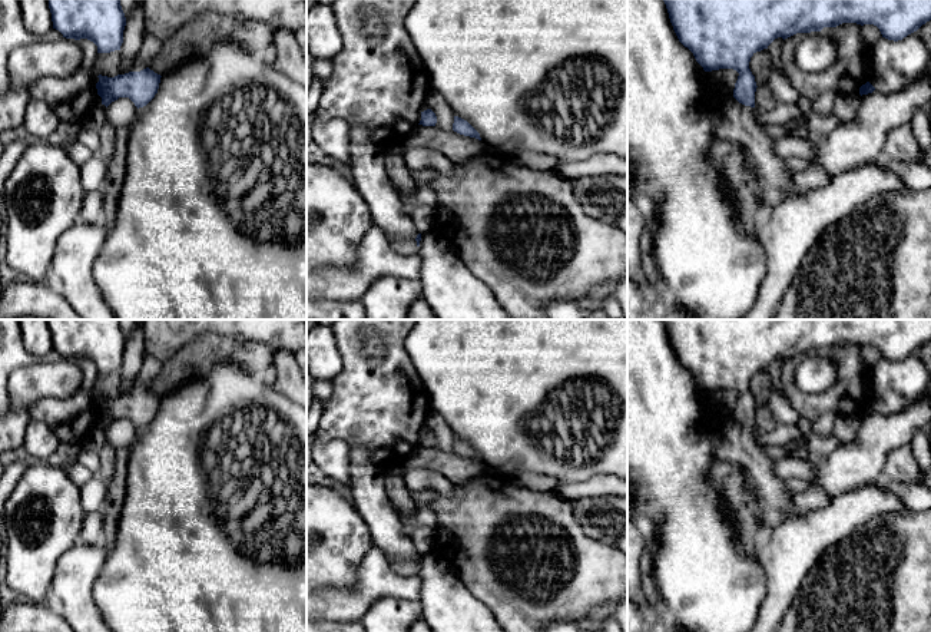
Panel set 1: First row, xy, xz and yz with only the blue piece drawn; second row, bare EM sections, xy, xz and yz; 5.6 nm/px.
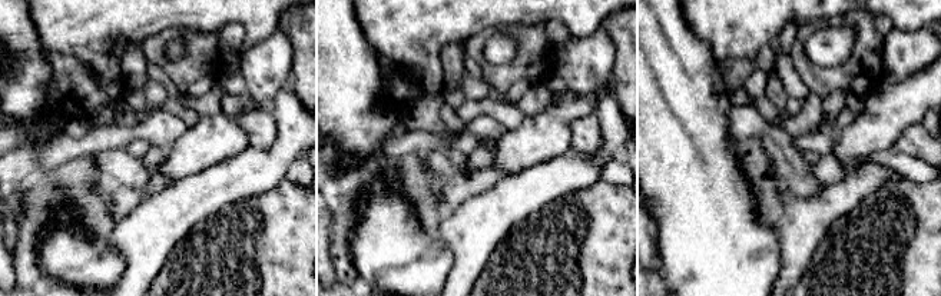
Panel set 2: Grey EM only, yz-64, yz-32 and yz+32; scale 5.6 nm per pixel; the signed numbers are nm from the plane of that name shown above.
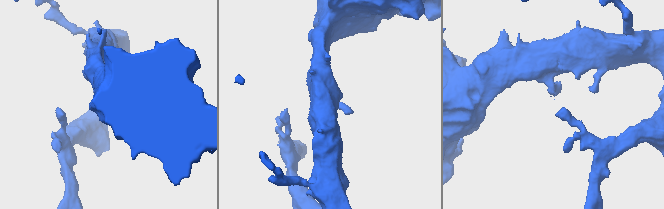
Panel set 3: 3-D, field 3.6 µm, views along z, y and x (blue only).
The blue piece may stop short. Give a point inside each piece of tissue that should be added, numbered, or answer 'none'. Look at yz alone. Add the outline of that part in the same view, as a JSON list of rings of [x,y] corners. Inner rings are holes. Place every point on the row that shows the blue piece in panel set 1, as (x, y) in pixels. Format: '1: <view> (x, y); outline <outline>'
1: yz (735, 123); outline [[[735,99],[735,105],[719,110],[715,118],[715,136],[746,148],[751,159],[758,166],[762,185],[776,189],[789,189],[792,173],[785,159],[773,152],[775,139],[765,135],[755,123],[753,107]]]

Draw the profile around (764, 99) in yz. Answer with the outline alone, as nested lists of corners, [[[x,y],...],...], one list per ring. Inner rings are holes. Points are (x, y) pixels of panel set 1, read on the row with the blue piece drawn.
[[[768,85],[758,86],[755,92],[755,106],[762,110],[772,110],[776,106],[776,100],[772,95],[772,90]]]

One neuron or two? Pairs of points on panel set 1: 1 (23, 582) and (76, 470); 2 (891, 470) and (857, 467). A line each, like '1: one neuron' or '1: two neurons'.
1: two neurons
2: two neurons

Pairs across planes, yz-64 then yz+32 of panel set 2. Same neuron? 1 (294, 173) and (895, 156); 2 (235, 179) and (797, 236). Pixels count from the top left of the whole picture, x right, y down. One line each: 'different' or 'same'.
1: same
2: same

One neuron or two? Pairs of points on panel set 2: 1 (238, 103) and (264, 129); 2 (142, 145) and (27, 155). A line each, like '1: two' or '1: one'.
1: one
2: two

